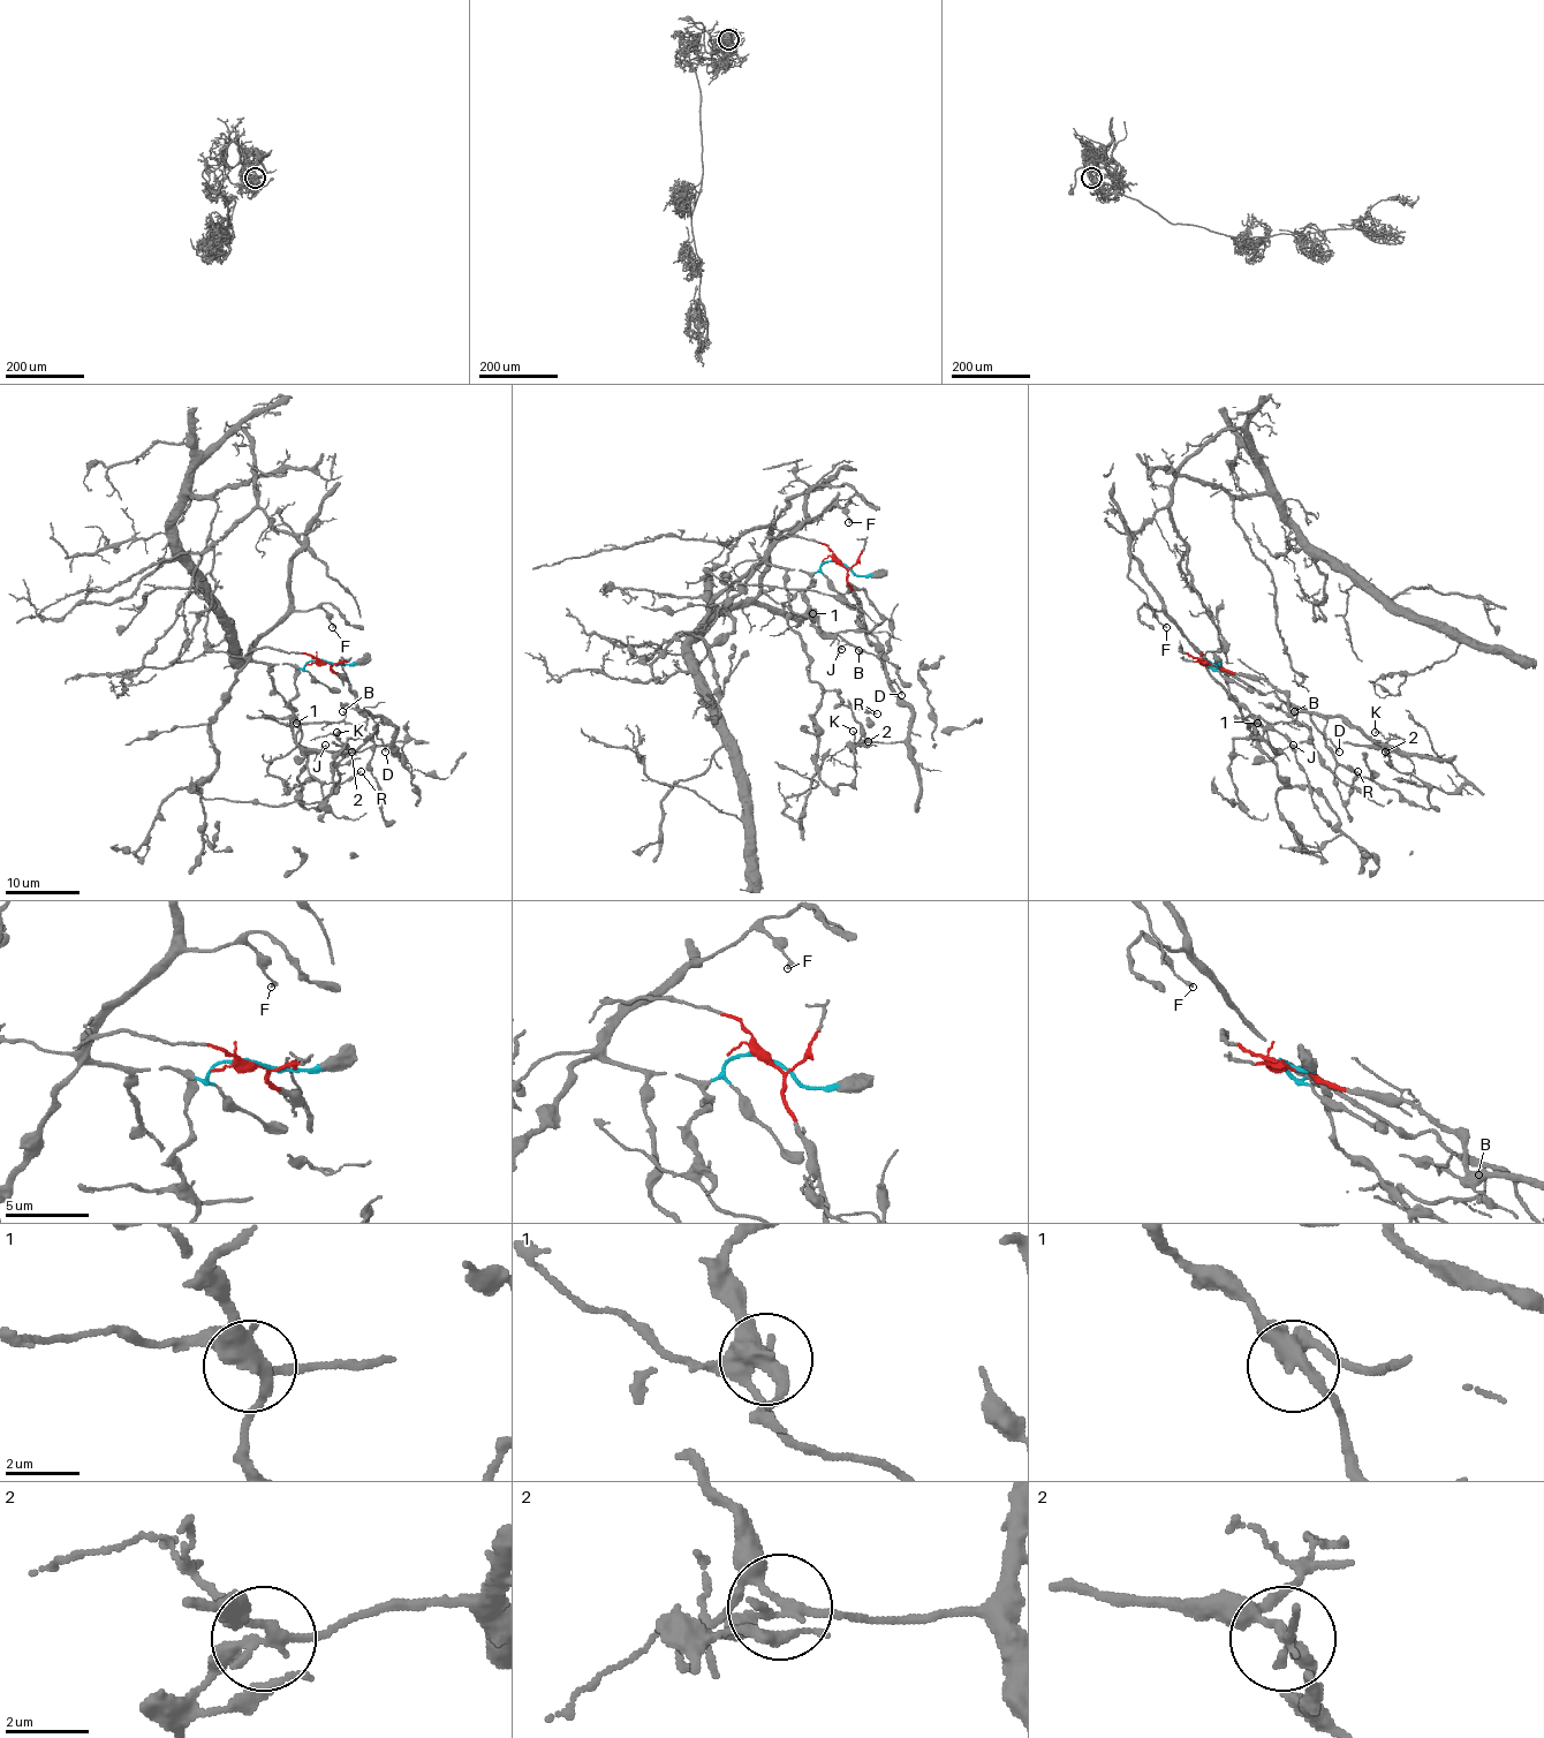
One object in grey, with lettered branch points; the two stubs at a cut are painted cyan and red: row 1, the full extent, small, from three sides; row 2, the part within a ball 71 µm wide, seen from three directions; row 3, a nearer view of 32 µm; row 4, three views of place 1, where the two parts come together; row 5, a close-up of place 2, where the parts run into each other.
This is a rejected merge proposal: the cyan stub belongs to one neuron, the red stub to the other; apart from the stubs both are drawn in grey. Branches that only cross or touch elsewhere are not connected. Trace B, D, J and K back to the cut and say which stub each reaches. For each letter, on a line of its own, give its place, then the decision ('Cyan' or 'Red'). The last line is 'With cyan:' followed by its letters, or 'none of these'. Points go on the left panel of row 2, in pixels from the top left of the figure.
B: Place: (342, 711). Red
D: Place: (385, 752). Red
J: Place: (325, 745). Cyan
K: Place: (337, 732). Red
With cyan: J

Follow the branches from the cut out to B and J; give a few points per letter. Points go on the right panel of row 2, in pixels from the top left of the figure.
B: (1208, 660), (1235, 673), (1269, 681), (1286, 696), (1288, 709), (1299, 724), (1293, 711)
J: (1208, 660), (1213, 667), (1220, 667), (1228, 696), (1244, 707), (1274, 748), (1280, 749), (1293, 745)

